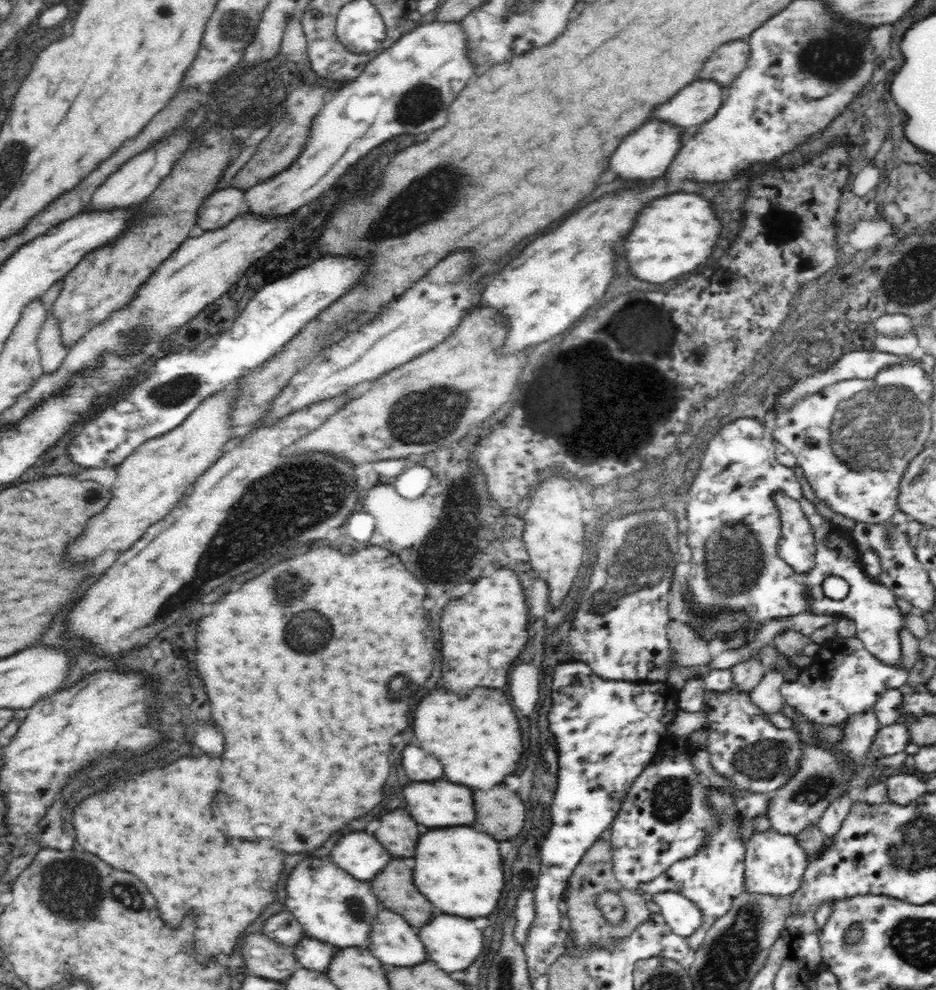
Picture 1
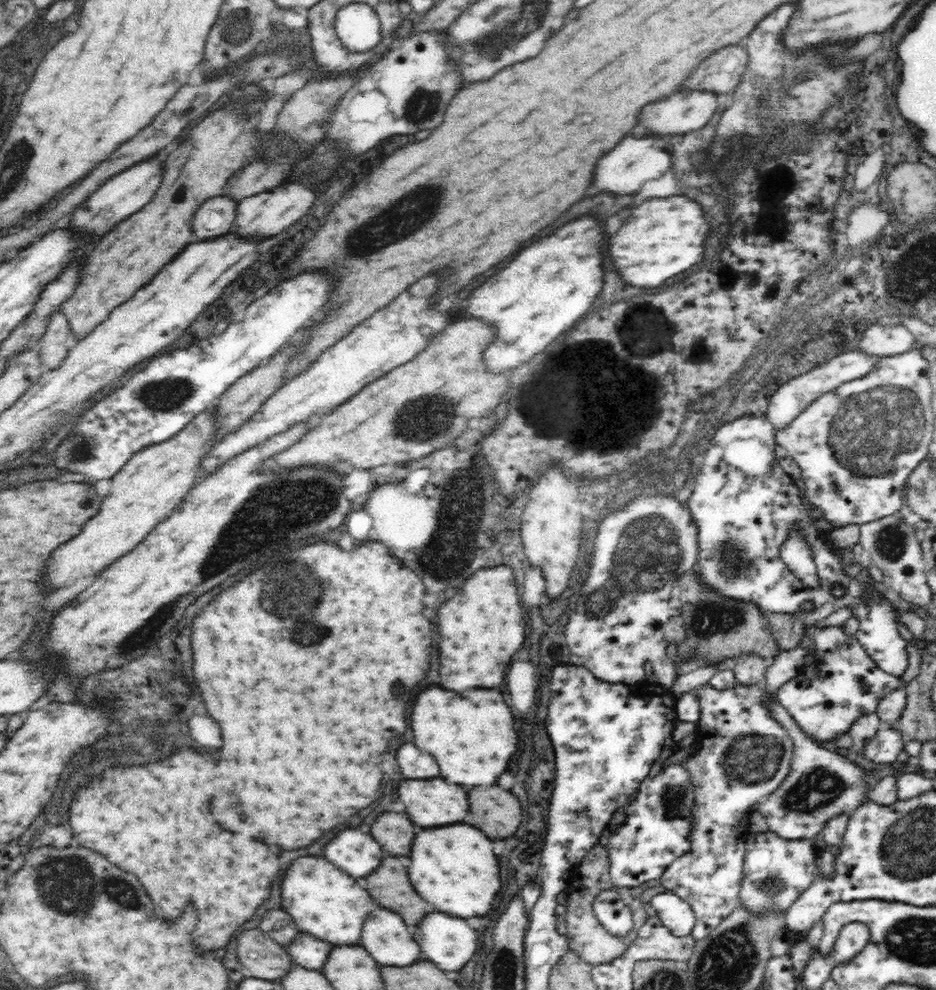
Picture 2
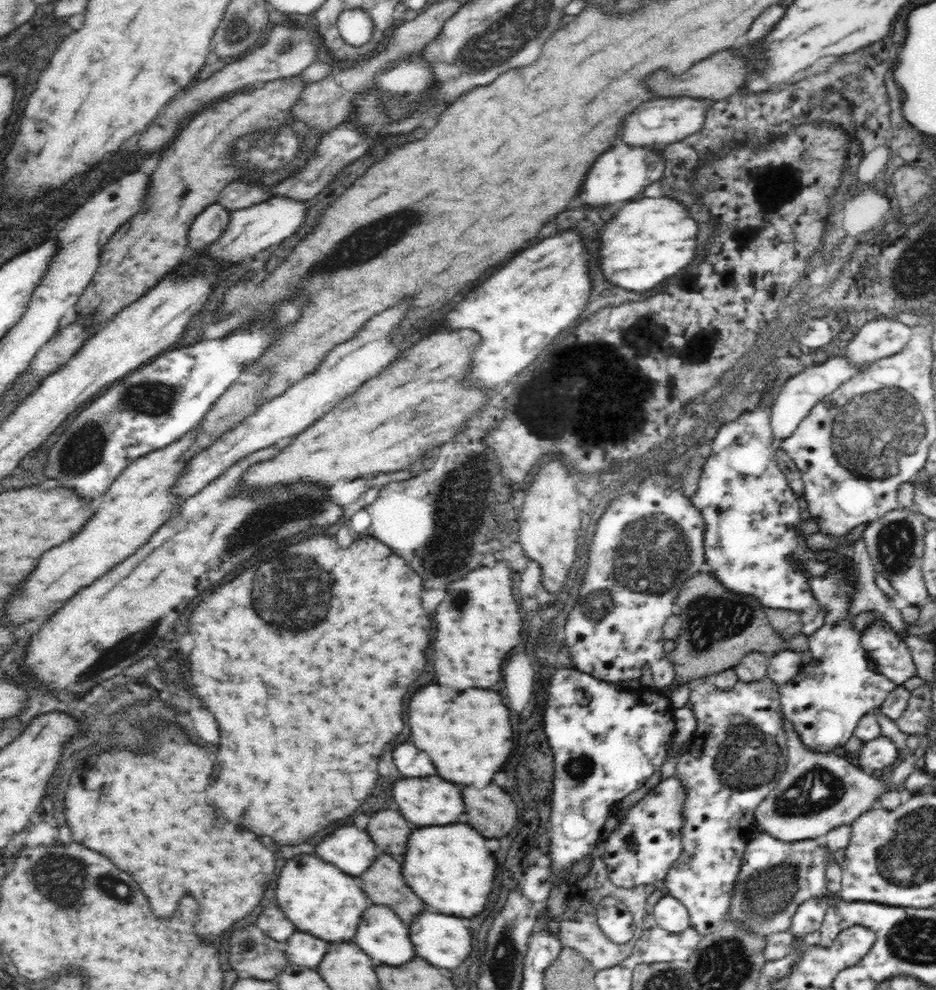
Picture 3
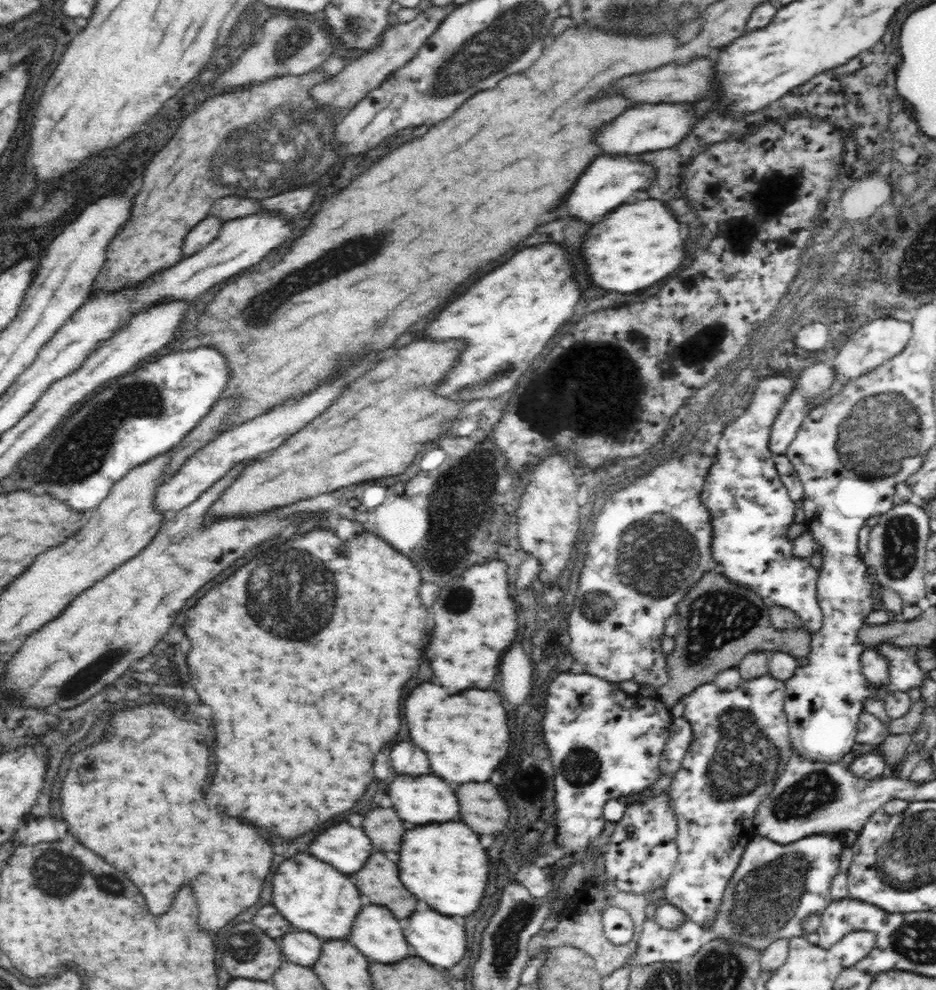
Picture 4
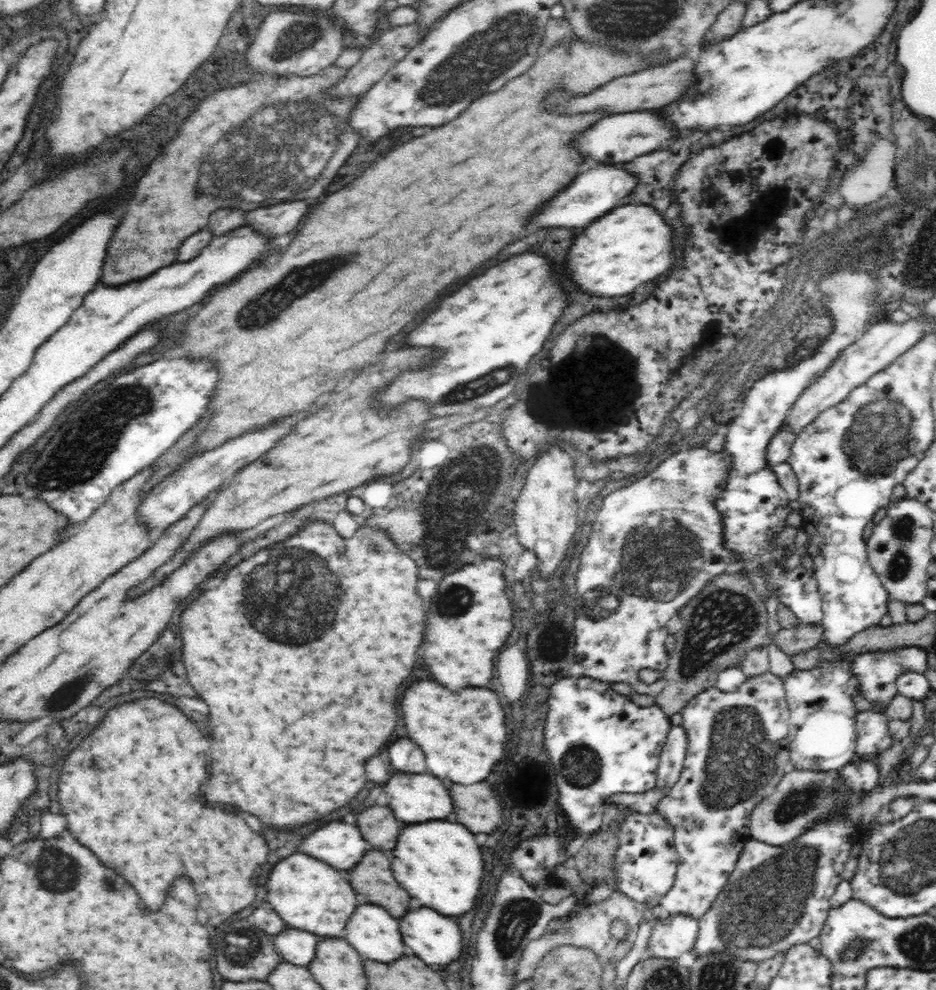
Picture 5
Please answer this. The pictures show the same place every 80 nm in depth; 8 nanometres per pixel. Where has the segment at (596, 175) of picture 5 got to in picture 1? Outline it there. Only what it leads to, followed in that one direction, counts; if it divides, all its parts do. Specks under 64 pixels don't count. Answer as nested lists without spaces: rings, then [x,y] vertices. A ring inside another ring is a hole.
[[[648,122],[628,138],[624,138],[624,146],[616,150],[616,158],[612,158],[612,166],[608,166],[608,172],[614,178],[622,178],[624,182],[636,182],[636,178],[656,178],[656,174],[664,174],[668,170],[668,162],[678,154],[680,150],[680,136],[683,130],[678,126],[671,126],[665,122]]]

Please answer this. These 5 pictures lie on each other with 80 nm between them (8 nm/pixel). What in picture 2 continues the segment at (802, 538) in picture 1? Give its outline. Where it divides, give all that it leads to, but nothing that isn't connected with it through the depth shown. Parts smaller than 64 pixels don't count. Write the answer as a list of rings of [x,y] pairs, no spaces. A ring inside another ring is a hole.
[[[792,531],[789,539],[781,546],[781,559],[788,565],[788,568],[806,586],[816,588],[819,577],[816,572],[816,565],[812,559],[812,553],[806,545],[806,541],[798,535],[798,531]]]

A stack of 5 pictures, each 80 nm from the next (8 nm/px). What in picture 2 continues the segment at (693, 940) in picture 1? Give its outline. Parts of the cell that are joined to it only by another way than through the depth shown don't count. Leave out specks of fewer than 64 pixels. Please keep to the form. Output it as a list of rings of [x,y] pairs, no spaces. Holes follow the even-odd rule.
[[[706,684],[706,686],[700,686],[694,690],[696,699],[698,699],[698,709],[700,709],[700,718],[698,723],[698,729],[694,733],[694,749],[695,752],[692,756],[688,757],[688,774],[692,774],[691,781],[696,782],[696,826],[691,826],[692,829],[692,852],[683,854],[682,857],[677,858],[668,868],[664,871],[664,874],[660,876],[659,888],[668,893],[678,895],[688,905],[692,907],[696,917],[696,924],[692,929],[691,935],[695,940],[700,940],[704,936],[708,936],[714,930],[724,918],[728,918],[732,911],[736,910],[739,902],[739,888],[740,880],[743,877],[743,862],[745,857],[745,838],[750,834],[748,828],[748,819],[750,814],[754,811],[754,806],[760,804],[764,798],[766,798],[771,792],[774,792],[776,788],[780,786],[780,783],[788,776],[791,769],[791,761],[793,756],[793,745],[791,737],[788,731],[769,714],[768,703],[766,703],[764,697],[771,697],[771,694],[766,691],[766,686],[762,684],[745,686],[737,684],[732,688],[726,690],[718,690],[713,688],[712,685]]]

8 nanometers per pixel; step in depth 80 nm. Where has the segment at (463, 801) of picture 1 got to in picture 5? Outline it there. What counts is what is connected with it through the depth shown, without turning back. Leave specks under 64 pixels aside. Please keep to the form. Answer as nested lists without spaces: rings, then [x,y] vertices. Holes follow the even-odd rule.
[[[398,772],[388,780],[386,794],[390,796],[388,806],[392,808],[396,818],[404,820],[404,822],[444,820],[454,810],[452,798],[450,798],[448,790],[444,788],[444,784],[438,778],[428,776],[428,774],[404,774],[404,772]]]

